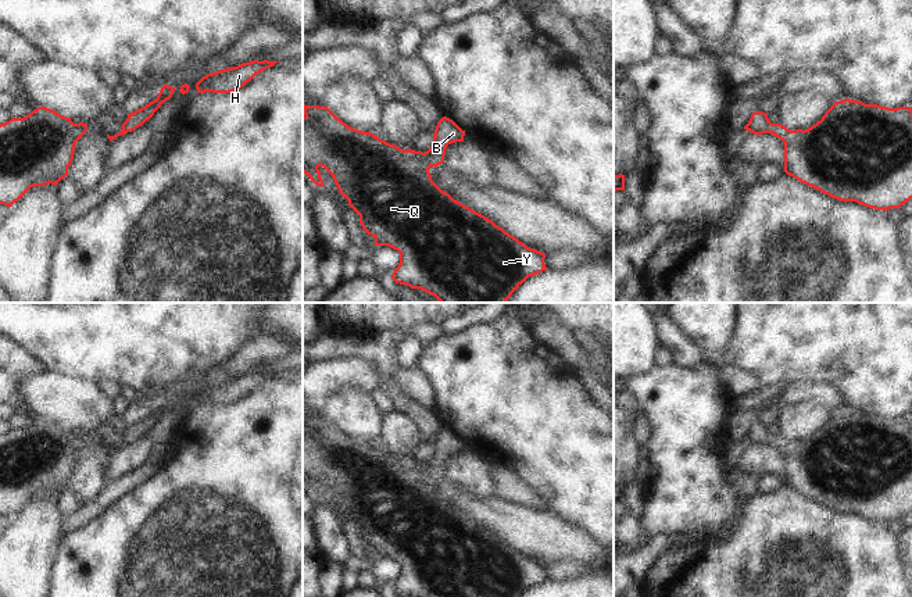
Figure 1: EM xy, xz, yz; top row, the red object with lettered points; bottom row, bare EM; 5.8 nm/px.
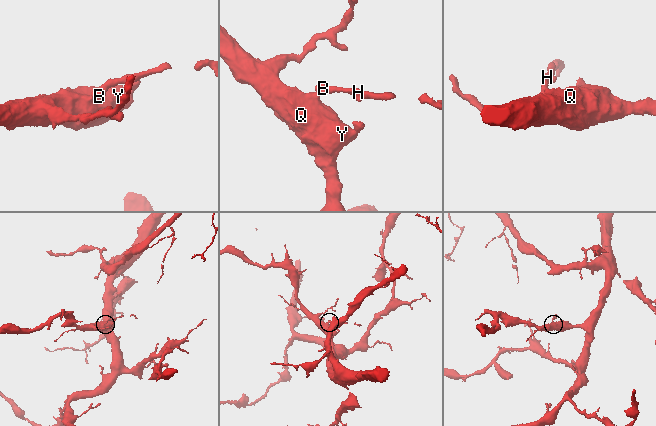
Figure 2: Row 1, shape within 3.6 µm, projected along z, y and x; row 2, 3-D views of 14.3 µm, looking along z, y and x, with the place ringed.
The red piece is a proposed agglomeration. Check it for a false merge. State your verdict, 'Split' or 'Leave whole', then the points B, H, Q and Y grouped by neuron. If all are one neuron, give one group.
Leave whole. Groups: B H Q Y.

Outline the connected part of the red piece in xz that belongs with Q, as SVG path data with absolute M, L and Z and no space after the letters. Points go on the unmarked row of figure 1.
M304 417L303 426L303 483L318 497L323 497L319 478L333 489L340 505L360 526L362 540L375 548L375 557L389 557L400 564L400 575L391 590L407 597L519 597L529 587L547 580L546 565L527 558L496 536L491 530L471 521L443 503L429 483L430 478L444 473L446 460L464 453L462 442L453 430L443 428L433 444L433 457L422 464L403 461L371 443L354 440L337 429L325 417Z

